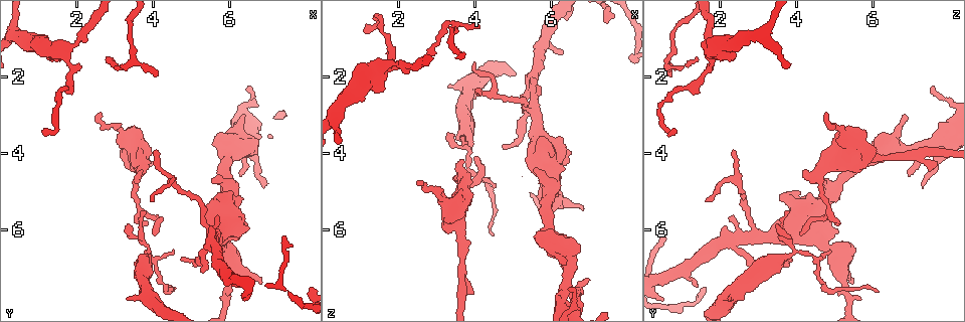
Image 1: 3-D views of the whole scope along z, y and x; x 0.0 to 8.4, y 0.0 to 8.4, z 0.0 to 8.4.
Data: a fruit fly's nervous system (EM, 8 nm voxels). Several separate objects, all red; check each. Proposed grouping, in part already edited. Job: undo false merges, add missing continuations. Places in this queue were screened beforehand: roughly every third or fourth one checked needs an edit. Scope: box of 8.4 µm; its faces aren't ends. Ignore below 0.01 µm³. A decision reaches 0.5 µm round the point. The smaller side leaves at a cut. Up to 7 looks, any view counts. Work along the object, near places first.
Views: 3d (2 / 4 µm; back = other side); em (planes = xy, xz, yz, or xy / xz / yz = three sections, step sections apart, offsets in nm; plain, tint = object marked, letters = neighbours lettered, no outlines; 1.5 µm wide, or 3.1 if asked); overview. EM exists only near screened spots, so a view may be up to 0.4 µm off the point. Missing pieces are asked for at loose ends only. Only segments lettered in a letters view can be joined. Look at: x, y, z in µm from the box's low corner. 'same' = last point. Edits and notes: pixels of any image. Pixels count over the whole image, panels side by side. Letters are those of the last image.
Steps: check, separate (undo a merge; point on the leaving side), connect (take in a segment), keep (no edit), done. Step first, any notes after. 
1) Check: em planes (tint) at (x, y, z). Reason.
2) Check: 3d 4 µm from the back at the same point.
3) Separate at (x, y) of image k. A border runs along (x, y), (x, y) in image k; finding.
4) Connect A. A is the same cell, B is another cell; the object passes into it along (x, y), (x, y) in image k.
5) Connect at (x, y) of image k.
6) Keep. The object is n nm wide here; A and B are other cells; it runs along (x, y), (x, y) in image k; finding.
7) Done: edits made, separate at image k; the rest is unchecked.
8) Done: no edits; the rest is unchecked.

Check: em planes (letters) at (3.85, 6.70, 3.90). Calibre changes.

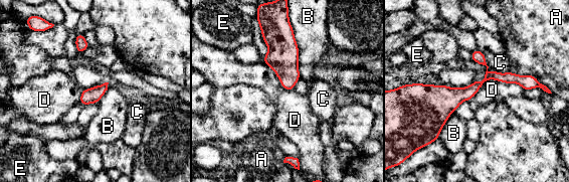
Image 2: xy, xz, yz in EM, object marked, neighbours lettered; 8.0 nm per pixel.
Keep. The longest contact is with D, 460 nm; A, B, C, D and E are other cells; continuous, no second neuron.

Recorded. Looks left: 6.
Check: em planes (letters) at (3.05, 3.25, 5.00). Thick turns thin.

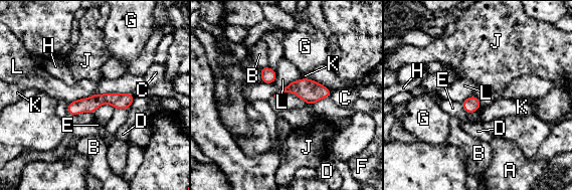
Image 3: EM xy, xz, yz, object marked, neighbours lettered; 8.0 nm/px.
Keep. The object is 130 nm wide here; A, B, C, D, E, F, G, H, J, K and L are other cells; a border runs along (115, 108), (103, 104), (92, 114) in image 3; continuous, no second neuron.

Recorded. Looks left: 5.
Check: em planes (letters) at (5.85, 7.70, 5.35). Thick turns thin.

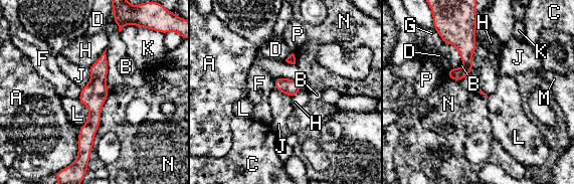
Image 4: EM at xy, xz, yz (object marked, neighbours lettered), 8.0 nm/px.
Keep. The longest contact is with N, 550 nm; A, B, C, D, F, G, H, J, K, L, M, N and P are other cells; it runs along (104, 56), (94, 118), (80, 149) in image 4; continuous, no second neuron.

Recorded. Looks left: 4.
Done: no edits; the rest is unchecked.

